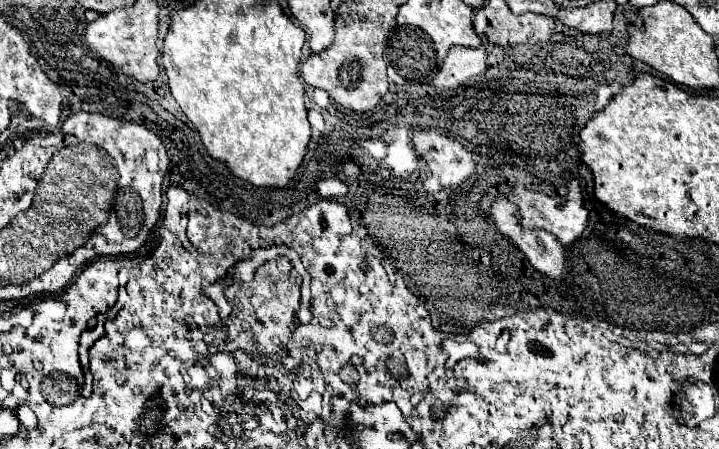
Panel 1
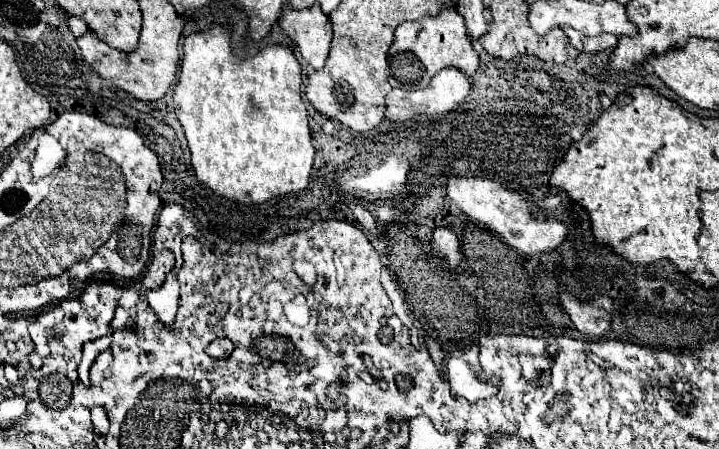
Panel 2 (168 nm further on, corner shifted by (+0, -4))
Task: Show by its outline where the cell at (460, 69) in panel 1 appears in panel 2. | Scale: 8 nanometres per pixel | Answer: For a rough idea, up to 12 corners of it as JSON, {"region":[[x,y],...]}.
{"region":[[456,67],[438,71],[422,91],[392,89],[386,117],[454,111],[470,93],[472,77]]}

